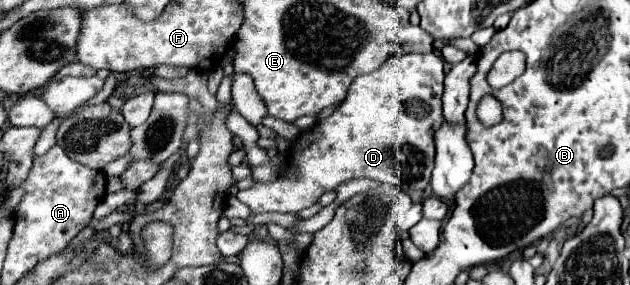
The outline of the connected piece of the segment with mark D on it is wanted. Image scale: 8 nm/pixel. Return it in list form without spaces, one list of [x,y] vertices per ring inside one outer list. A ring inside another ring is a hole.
[[[402,54],[390,56],[378,70],[356,78],[348,90],[346,100],[334,110],[332,116],[318,122],[314,128],[302,132],[286,162],[296,168],[294,178],[278,176],[270,182],[256,182],[248,190],[240,190],[236,198],[244,202],[252,216],[264,212],[284,212],[298,214],[318,202],[324,192],[336,190],[340,184],[354,178],[372,178],[386,184],[406,186],[406,192],[424,190],[430,184],[430,174],[434,168],[434,140],[432,132],[442,124],[442,82],[444,82],[444,60],[436,54]]]

